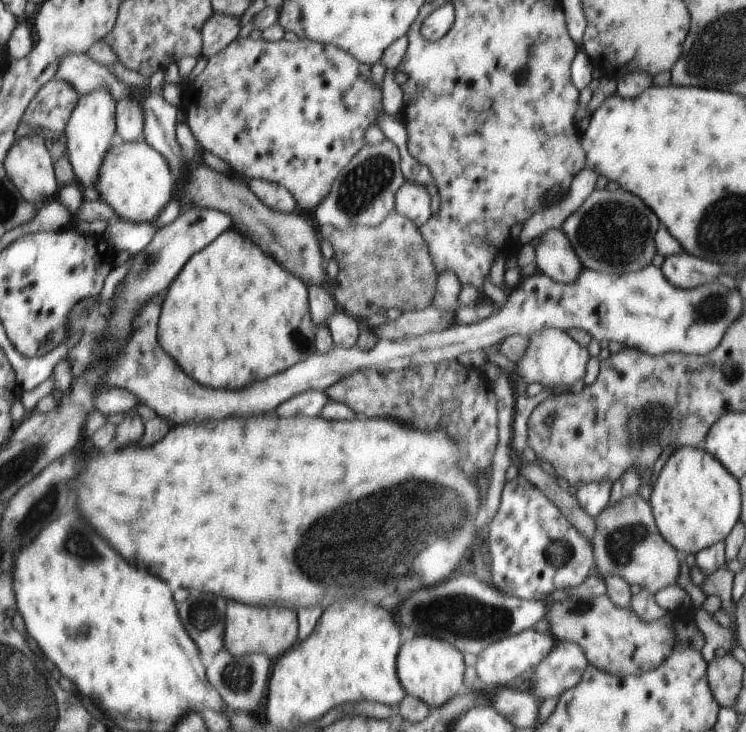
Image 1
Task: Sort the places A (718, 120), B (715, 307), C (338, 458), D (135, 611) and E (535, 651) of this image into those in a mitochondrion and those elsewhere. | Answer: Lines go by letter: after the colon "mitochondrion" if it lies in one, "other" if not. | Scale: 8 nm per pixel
A: other
B: mitochondrion
C: other
D: other
E: other

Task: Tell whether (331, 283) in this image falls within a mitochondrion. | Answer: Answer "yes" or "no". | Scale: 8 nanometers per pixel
no

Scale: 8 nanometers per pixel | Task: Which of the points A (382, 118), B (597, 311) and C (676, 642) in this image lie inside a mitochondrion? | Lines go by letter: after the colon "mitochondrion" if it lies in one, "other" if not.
A: other
B: other
C: other

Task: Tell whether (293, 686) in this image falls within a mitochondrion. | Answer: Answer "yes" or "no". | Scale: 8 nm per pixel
no

